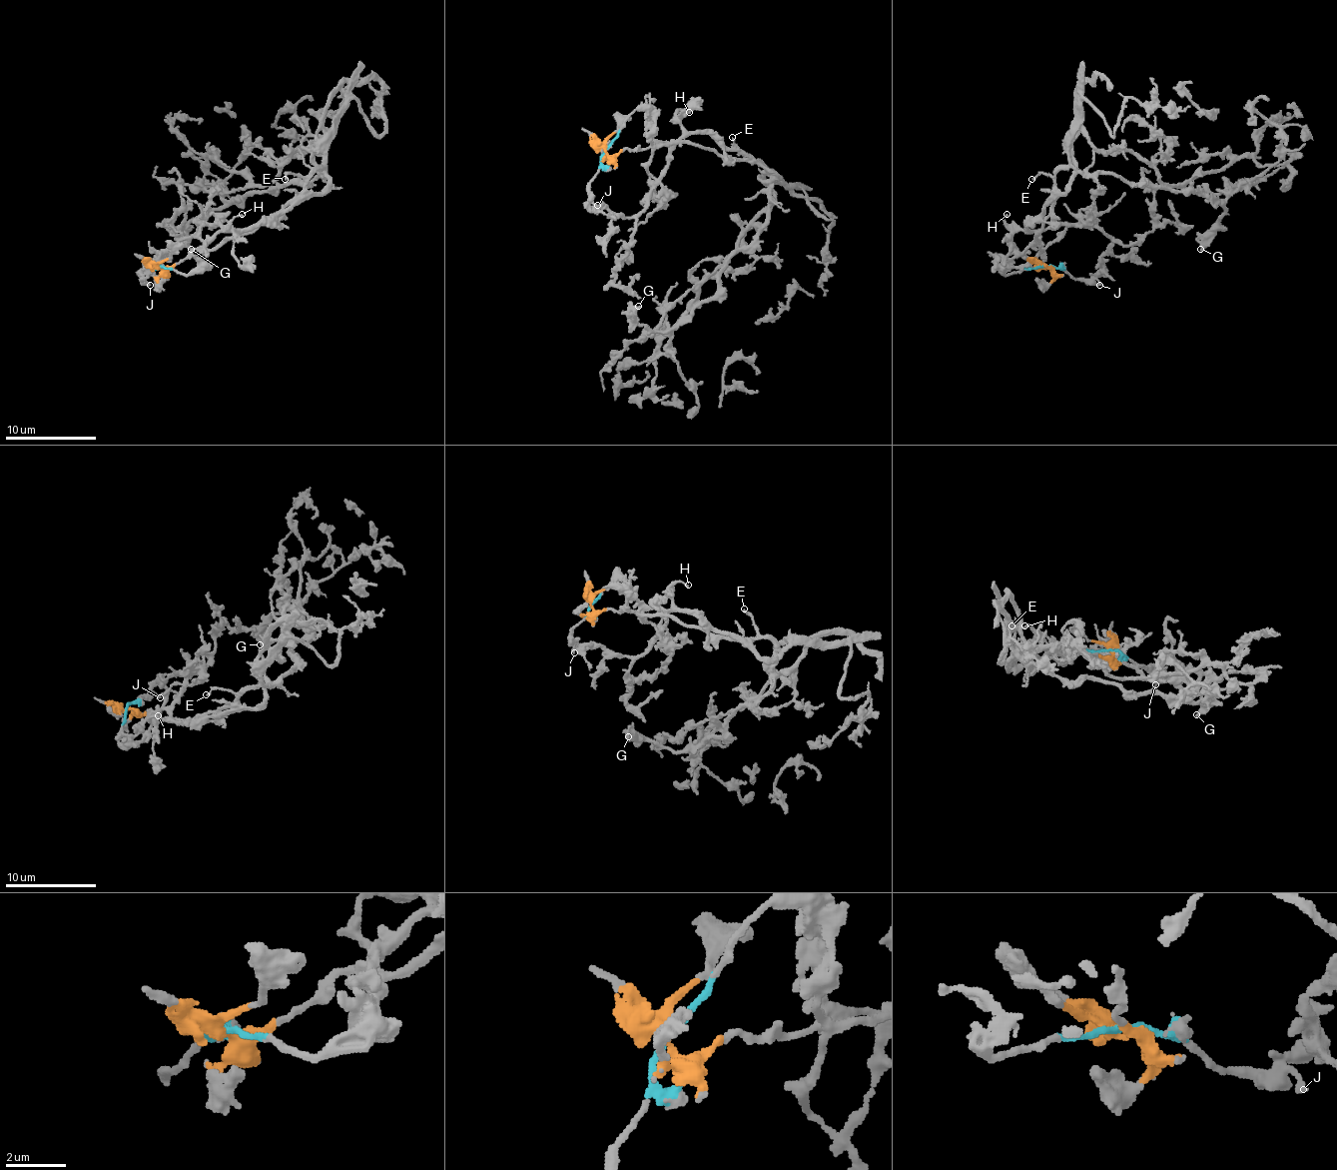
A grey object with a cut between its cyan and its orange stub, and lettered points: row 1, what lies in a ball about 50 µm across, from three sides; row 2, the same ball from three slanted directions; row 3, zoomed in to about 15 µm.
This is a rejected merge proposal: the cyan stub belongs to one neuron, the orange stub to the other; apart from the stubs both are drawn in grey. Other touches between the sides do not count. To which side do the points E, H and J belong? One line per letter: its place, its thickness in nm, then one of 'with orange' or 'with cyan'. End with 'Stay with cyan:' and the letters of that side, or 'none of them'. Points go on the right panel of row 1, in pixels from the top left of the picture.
E: at (1031, 179); 170 nm thick; with cyan
H: at (1006, 214); 170 nm thick; with orange
J: at (1099, 285); 200 nm thick; with cyan
Stay with cyan: E, J

